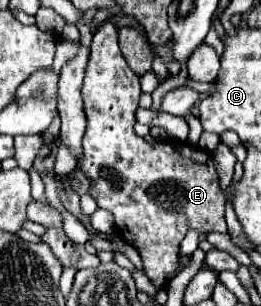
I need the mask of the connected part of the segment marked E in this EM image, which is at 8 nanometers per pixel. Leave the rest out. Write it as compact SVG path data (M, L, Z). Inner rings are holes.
M110 22L102 24L94 32L82 86L88 126L82 142L84 158L80 170L92 180L90 194L98 206L114 214L118 236L140 252L146 276L162 288L178 268L178 246L188 228L226 232L226 198L218 184L212 154L174 142L150 146L134 132L140 94L138 74L128 66L118 48L116 26Z

